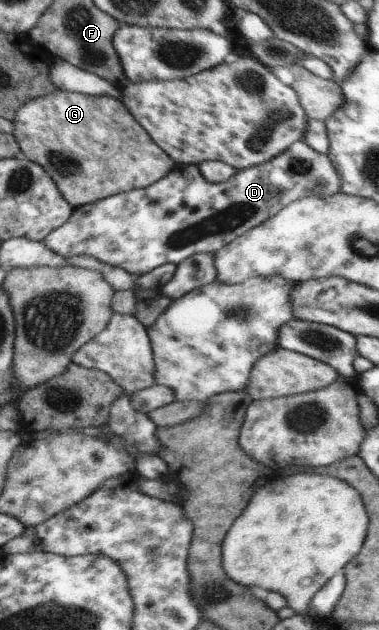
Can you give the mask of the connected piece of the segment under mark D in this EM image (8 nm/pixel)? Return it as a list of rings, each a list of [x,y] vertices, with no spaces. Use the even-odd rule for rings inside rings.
[[[301,139],[297,140],[297,145],[293,145],[293,149],[285,149],[285,153],[281,152],[260,166],[236,170],[231,179],[218,184],[209,182],[196,165],[177,165],[155,184],[118,193],[113,197],[104,197],[92,204],[76,208],[72,217],[51,232],[43,243],[64,258],[83,253],[95,257],[105,265],[124,269],[133,277],[143,276],[144,273],[152,272],[163,264],[177,265],[197,254],[214,254],[256,225],[263,224],[295,200],[311,195],[333,196],[339,191],[341,175],[335,163],[327,154],[315,151]]]

